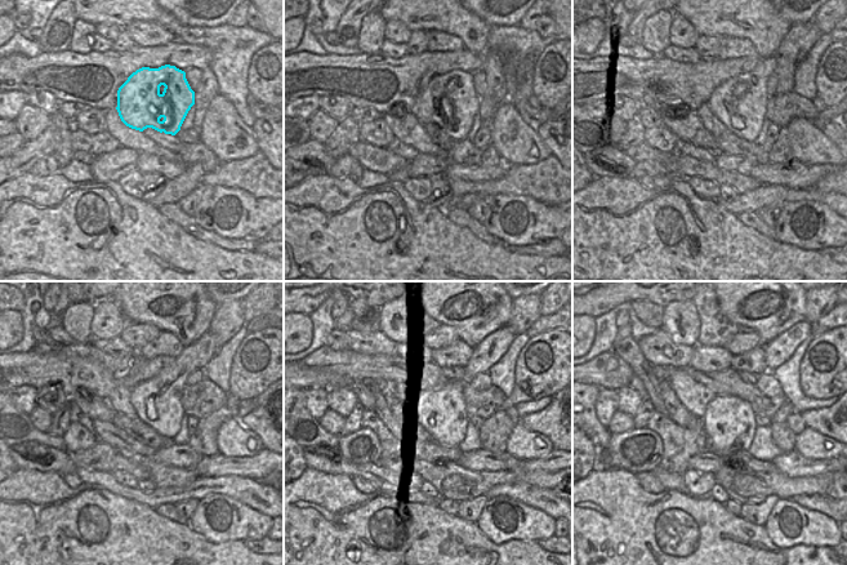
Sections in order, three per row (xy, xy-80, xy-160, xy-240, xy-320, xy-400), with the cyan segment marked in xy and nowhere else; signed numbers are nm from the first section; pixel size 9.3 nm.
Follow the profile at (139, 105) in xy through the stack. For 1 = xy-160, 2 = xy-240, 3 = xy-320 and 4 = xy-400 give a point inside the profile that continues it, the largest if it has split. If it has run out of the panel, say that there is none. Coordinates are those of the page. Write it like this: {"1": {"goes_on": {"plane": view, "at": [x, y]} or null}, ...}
{"1": {"goes_on": {"plane": "xy-160", "at": [744, 116]}}, "2": {"goes_on": {"plane": "xy-240", "at": [156, 401]}}, "3": {"goes_on": {"plane": "xy-320", "at": [442, 412]}}, "4": {"goes_on": {"plane": "xy-400", "at": [729, 422]}}}

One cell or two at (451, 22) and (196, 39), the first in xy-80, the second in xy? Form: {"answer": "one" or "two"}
{"answer": "two"}

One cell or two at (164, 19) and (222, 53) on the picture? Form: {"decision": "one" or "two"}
{"decision": "two"}

